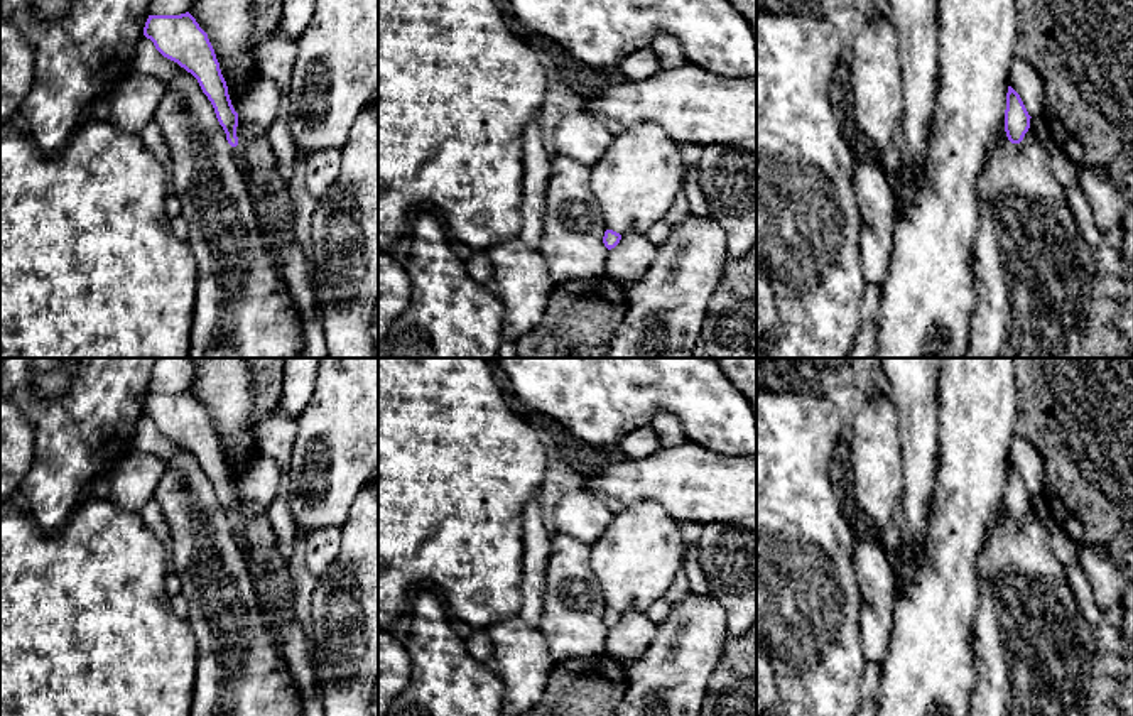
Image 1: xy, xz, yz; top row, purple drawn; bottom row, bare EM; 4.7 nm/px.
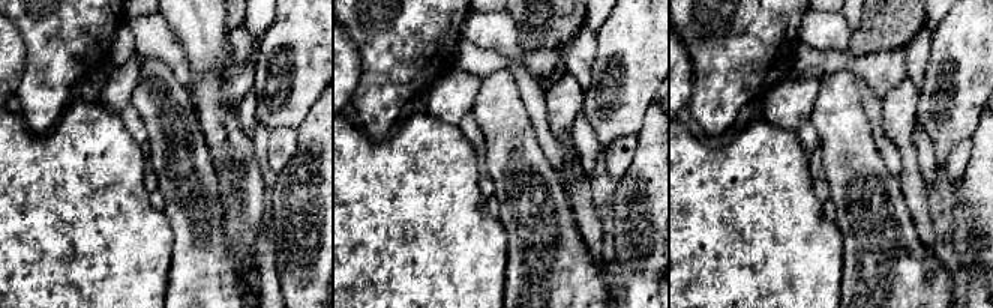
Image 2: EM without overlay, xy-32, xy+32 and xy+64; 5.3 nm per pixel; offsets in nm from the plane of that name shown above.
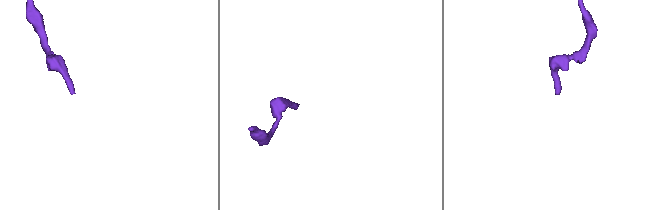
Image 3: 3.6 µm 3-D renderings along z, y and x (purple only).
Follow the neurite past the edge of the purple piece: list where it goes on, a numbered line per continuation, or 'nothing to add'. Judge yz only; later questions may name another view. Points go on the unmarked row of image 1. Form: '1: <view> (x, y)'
nothing to add

